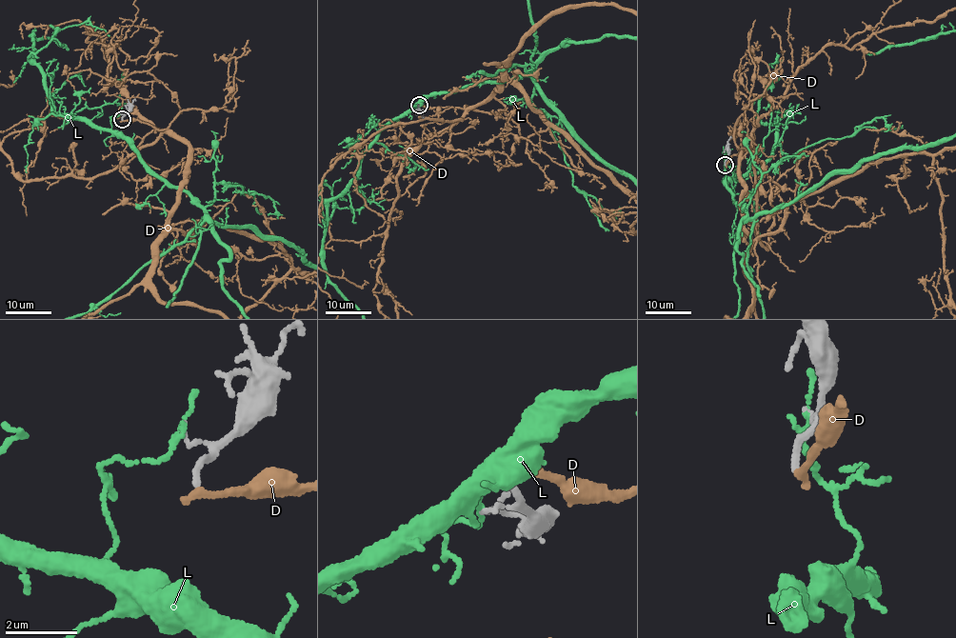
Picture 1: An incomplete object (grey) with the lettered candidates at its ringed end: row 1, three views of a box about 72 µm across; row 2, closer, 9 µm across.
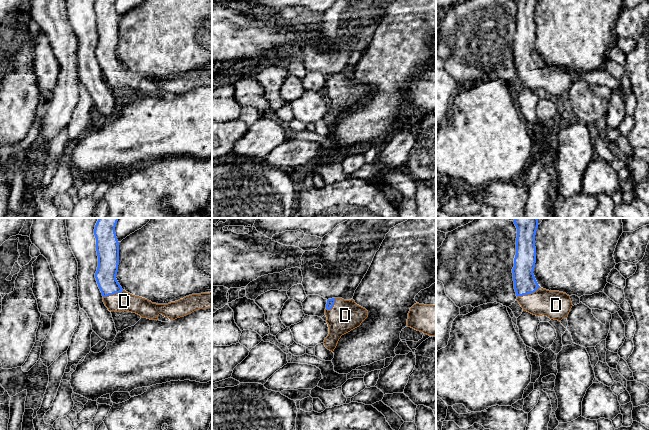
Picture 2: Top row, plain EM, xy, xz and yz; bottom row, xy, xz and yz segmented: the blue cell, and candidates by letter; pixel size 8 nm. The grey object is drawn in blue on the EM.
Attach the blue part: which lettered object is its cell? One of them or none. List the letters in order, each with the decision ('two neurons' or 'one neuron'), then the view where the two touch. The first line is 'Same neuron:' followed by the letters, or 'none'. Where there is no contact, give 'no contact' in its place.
Same neuron: D
D: one neuron; meets blue in yz
L: two neurons; no contact

